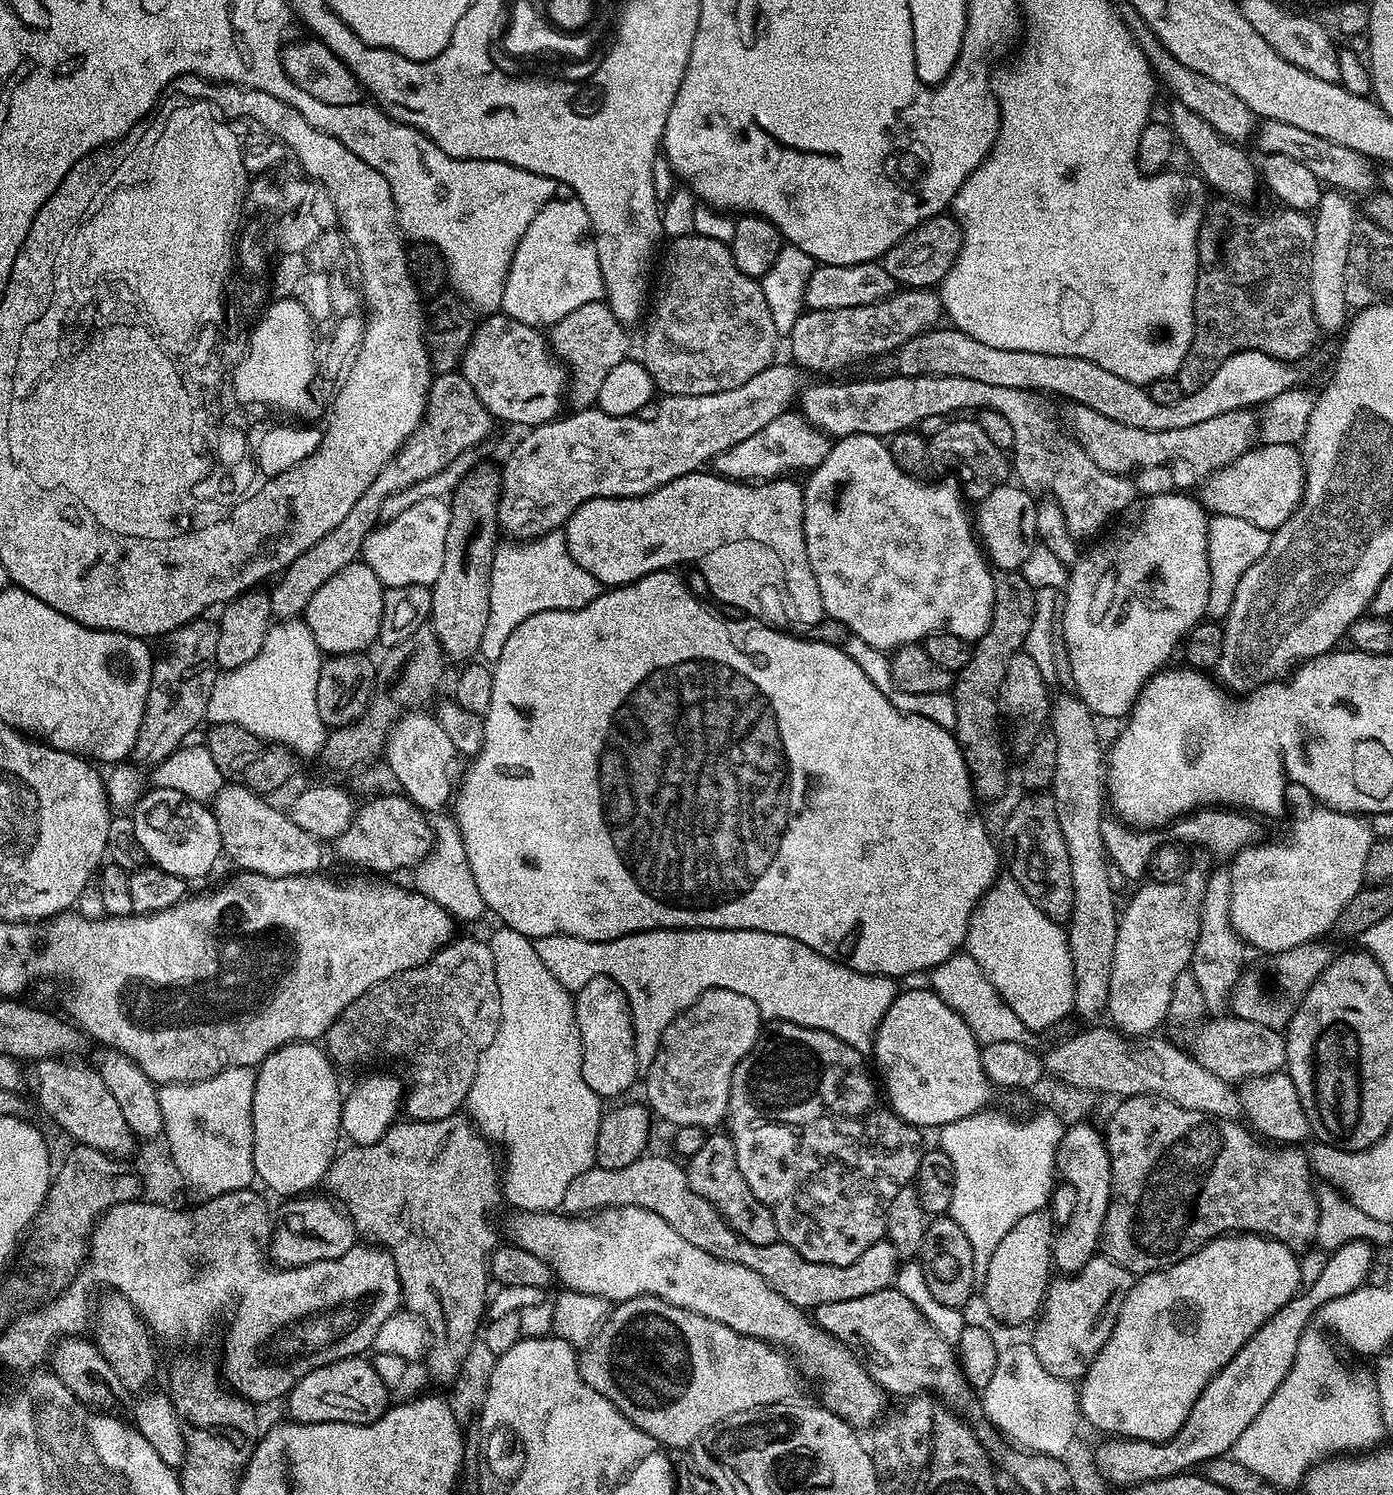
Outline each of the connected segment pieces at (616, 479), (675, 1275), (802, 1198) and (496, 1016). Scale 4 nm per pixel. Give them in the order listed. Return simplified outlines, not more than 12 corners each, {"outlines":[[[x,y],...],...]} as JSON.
{"outlines":[[[774,362],[654,422],[599,406],[527,429],[498,524],[563,529],[594,498],[699,472],[797,403]],[[638,1206],[519,1210],[567,1291],[657,1296],[793,1353],[857,1430],[886,1393],[754,1270]],[[769,1023],[732,1075],[738,1170],[802,1258],[885,1239],[921,1129],[865,1053]],[[456,938],[350,1002],[340,1070],[408,1067],[408,1120],[455,1116],[498,1034],[494,954]]]}

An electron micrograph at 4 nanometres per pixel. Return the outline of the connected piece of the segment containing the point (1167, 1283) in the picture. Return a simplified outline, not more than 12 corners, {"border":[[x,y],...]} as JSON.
{"border":[[1229,1234],[1133,1283],[1079,1381],[1113,1437],[1178,1434],[1301,1291],[1297,1253]]}

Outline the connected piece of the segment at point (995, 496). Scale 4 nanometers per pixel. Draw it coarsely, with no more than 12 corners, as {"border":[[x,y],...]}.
{"border":[[1005,482],[977,503],[989,561],[1019,571],[1038,544],[1037,499]]}

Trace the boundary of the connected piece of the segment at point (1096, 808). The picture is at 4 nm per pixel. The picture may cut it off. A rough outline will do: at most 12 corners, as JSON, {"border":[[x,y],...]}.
{"border":[[1075,695],[1051,705],[1050,795],[1070,853],[1074,1012],[1105,1015],[1118,938],[1106,752]]}

